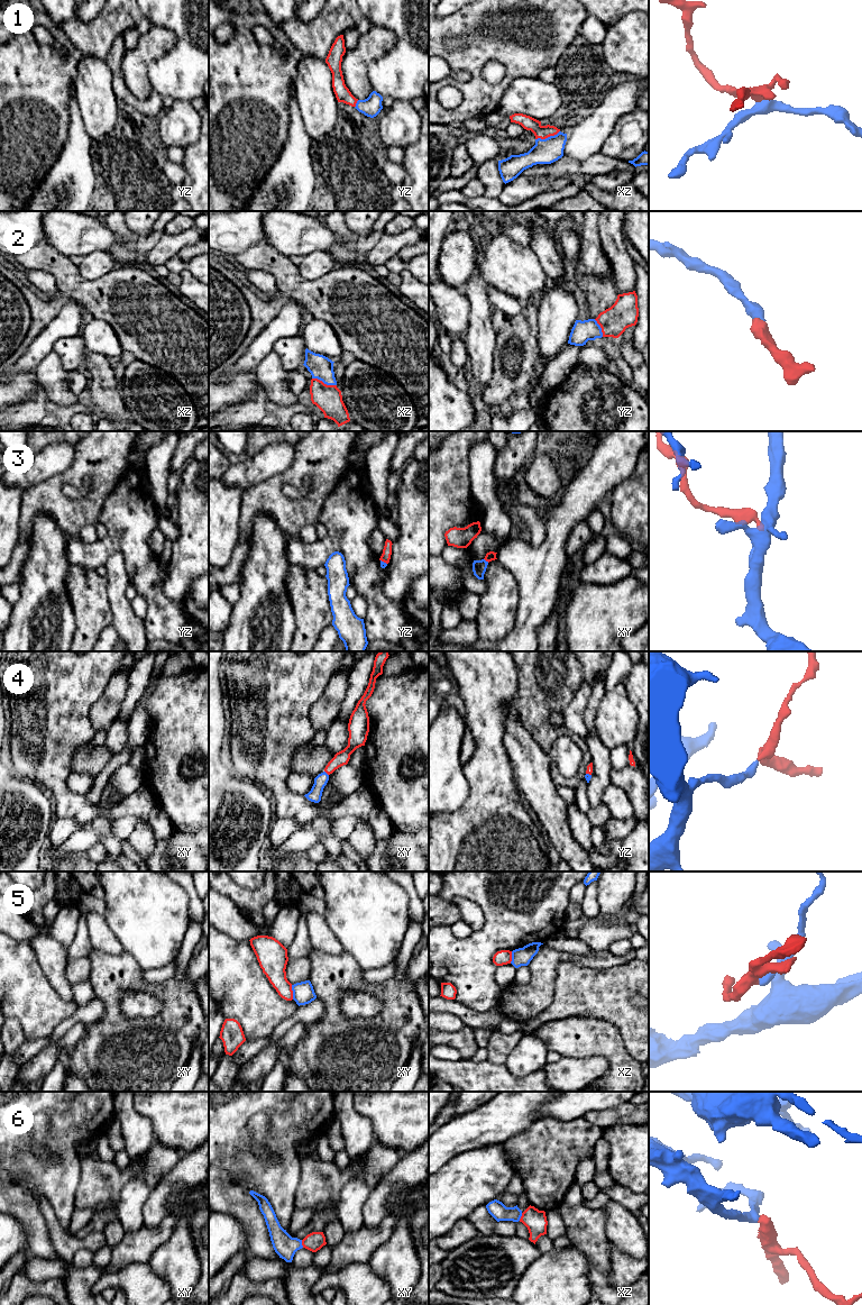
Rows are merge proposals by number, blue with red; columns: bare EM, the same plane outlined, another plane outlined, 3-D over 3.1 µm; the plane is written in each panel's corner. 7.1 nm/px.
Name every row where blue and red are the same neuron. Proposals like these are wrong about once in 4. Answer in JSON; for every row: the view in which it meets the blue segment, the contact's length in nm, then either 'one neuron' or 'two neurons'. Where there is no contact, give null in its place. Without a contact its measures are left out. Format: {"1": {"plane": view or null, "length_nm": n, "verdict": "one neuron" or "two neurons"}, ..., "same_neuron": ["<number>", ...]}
{"1": {"plane": "xz", "length_nm": 190, "verdict": "one neuron"}, "2": {"plane": "xz", "length_nm": 190, "verdict": "one neuron"}, "3": {"plane": "xy", "length_nm": 50, "verdict": "two neurons"}, "4": {"plane": "xy", "length_nm": 50, "verdict": "one neuron"}, "5": {"plane": "xy", "length_nm": 110, "verdict": "two neurons"}, "6": {"plane": "xy", "length_nm": 60, "verdict": "one neuron"}, "same_neuron": ["1", "2", "4", "6"]}

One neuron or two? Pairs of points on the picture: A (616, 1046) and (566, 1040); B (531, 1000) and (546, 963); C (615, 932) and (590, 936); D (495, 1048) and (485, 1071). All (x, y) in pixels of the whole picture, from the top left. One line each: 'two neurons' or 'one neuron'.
A: one neuron
B: one neuron
C: one neuron
D: two neurons

